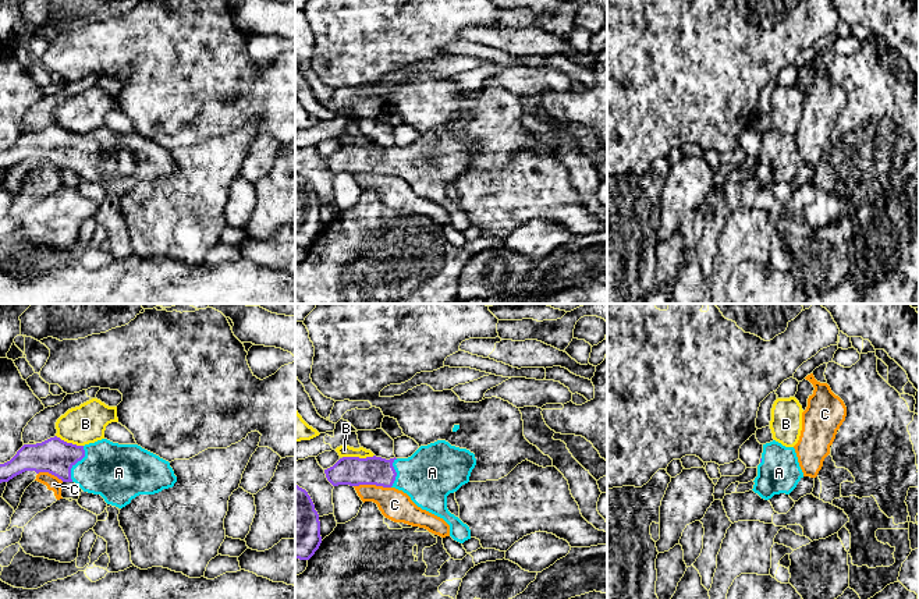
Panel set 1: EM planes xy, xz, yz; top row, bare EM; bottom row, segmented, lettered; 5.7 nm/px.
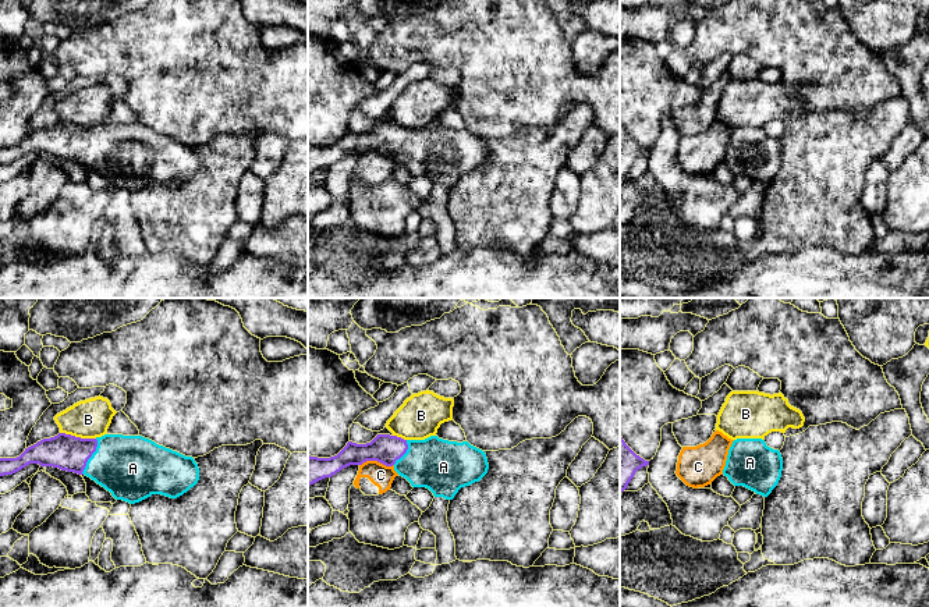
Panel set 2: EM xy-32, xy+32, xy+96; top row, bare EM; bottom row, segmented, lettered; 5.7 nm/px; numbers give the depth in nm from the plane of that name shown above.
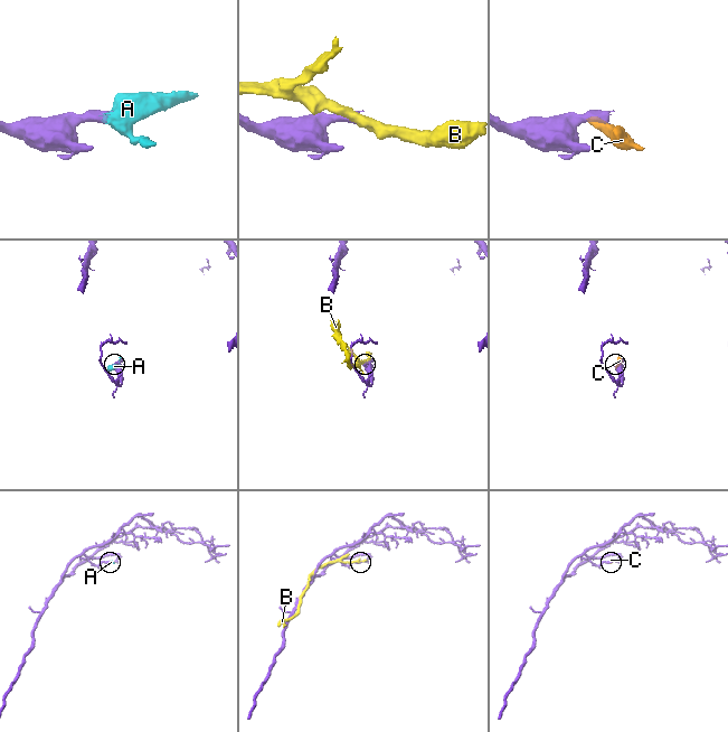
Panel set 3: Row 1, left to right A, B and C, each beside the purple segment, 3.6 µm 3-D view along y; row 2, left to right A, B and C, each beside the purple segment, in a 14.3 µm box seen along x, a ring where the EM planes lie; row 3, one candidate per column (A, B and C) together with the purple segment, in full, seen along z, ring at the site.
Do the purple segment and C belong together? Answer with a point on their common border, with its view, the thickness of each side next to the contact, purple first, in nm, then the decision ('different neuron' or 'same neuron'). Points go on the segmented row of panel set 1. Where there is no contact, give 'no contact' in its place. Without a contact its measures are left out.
xz (372, 484) | 170/180 nm | different neuron

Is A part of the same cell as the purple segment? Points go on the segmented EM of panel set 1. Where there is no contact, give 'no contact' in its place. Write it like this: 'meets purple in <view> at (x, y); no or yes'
meets purple in xy at (75, 463); yes

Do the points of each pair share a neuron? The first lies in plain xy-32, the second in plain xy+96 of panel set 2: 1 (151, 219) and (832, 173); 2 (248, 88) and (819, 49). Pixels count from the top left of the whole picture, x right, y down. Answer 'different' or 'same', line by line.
1: same
2: same

